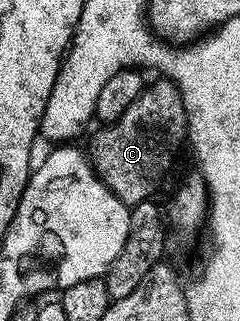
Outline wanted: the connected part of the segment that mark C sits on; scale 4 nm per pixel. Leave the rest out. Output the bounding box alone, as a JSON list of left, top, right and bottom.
[86,77,188,205]

